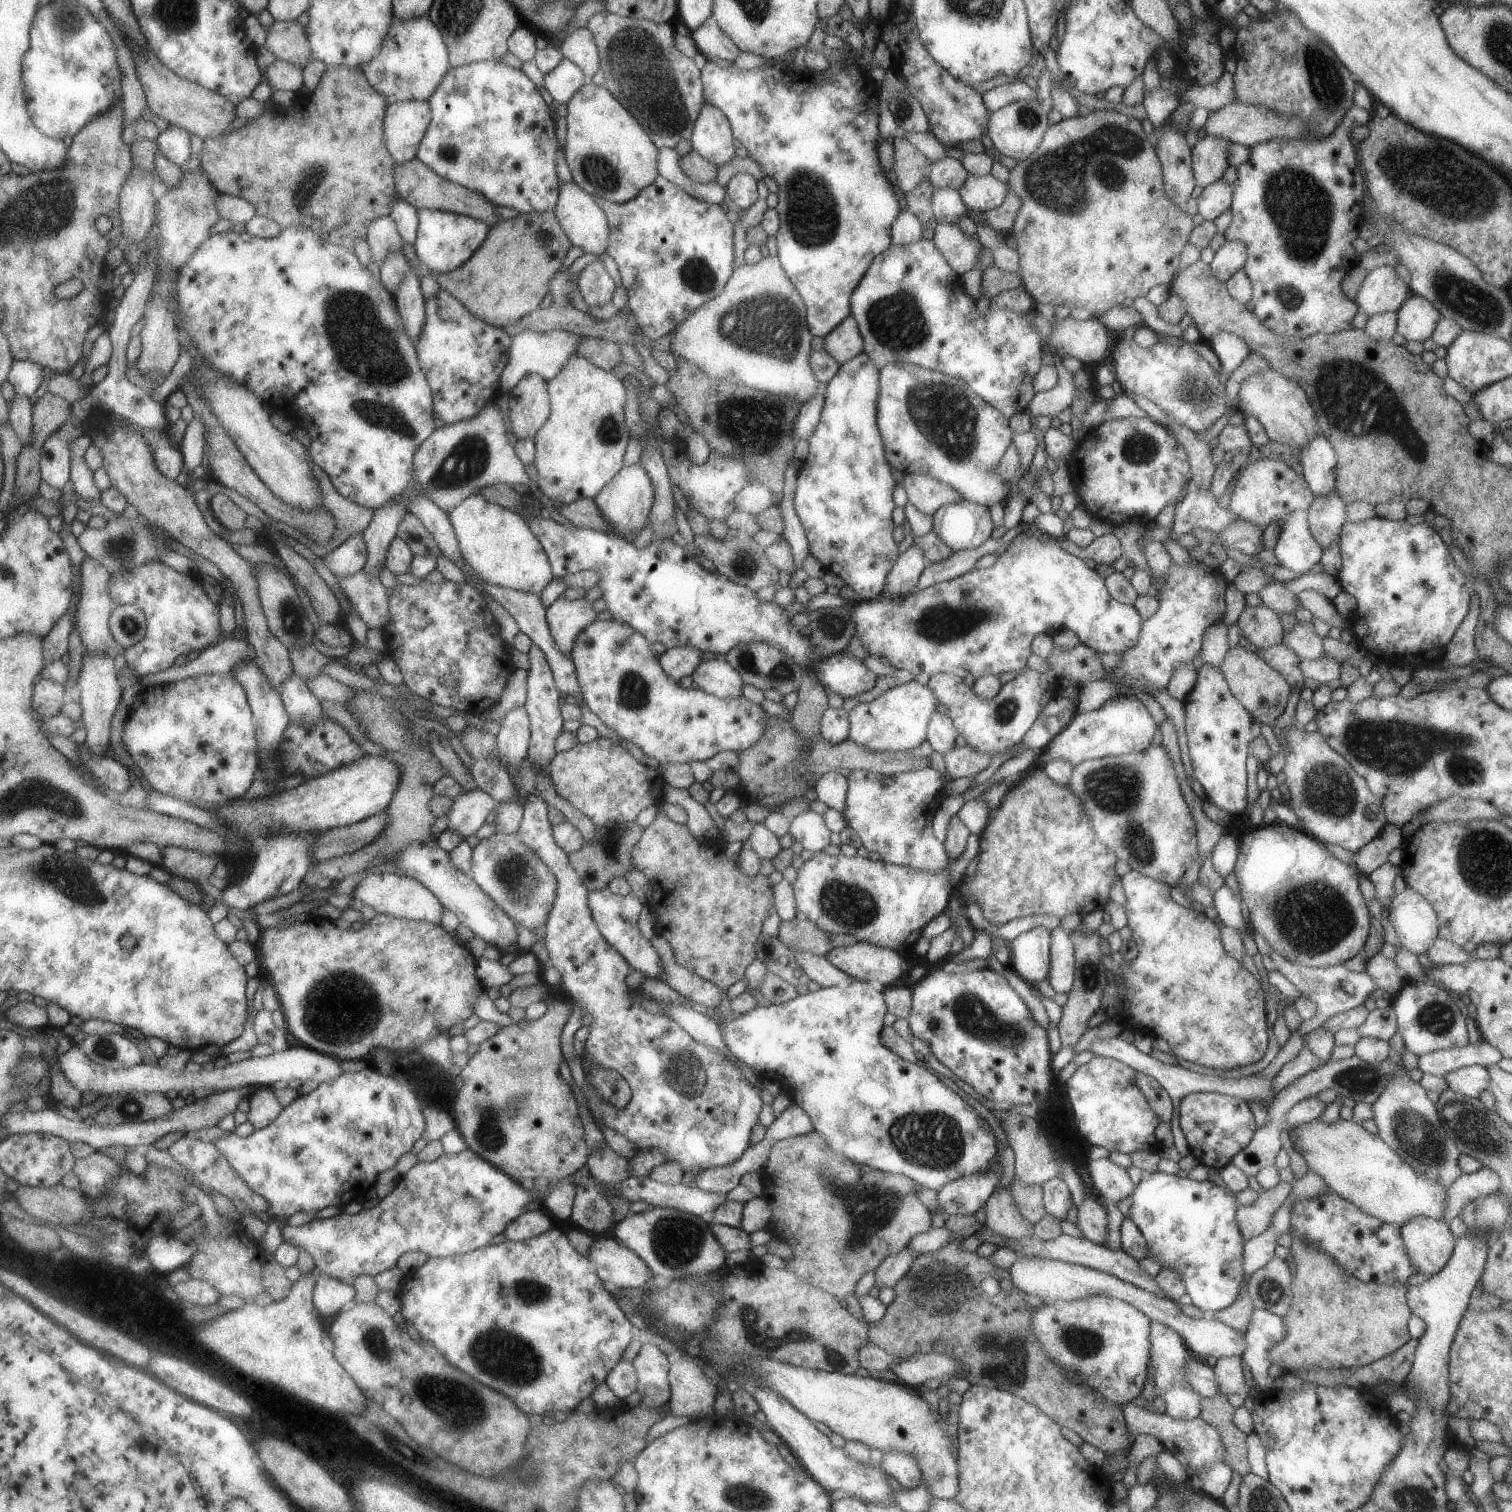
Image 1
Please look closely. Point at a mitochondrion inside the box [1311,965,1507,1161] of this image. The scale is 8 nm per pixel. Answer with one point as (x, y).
(1471, 1127)

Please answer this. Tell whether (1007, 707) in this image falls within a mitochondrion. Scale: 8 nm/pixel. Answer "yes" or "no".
yes

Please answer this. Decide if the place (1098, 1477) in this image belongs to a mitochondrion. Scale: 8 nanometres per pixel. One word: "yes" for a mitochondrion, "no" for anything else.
no

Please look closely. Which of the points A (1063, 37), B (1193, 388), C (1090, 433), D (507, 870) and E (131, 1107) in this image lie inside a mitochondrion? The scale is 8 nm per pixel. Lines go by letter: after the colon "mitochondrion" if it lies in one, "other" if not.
A: other
B: mitochondrion
C: other
D: mitochondrion
E: mitochondrion

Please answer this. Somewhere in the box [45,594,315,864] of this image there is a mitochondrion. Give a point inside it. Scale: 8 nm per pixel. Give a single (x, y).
(290, 616)

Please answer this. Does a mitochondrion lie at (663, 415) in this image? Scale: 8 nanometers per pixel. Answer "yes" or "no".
no

